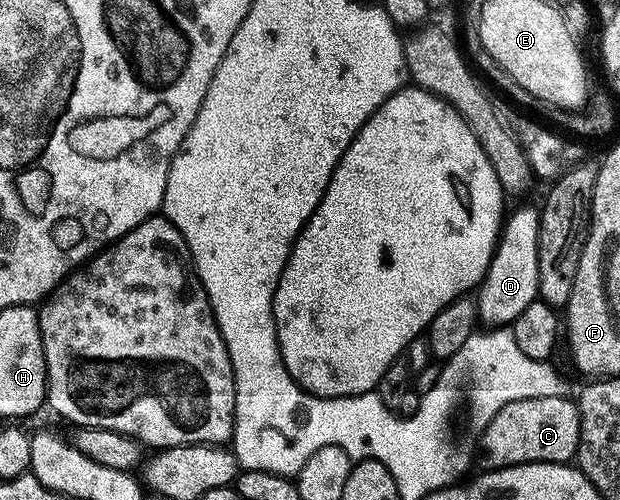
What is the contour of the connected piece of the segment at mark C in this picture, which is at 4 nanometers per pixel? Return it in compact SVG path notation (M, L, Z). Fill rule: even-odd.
M572 397L532 398L507 404L486 430L480 431L481 462L486 471L555 462L569 464L577 457L581 439L581 408Z

